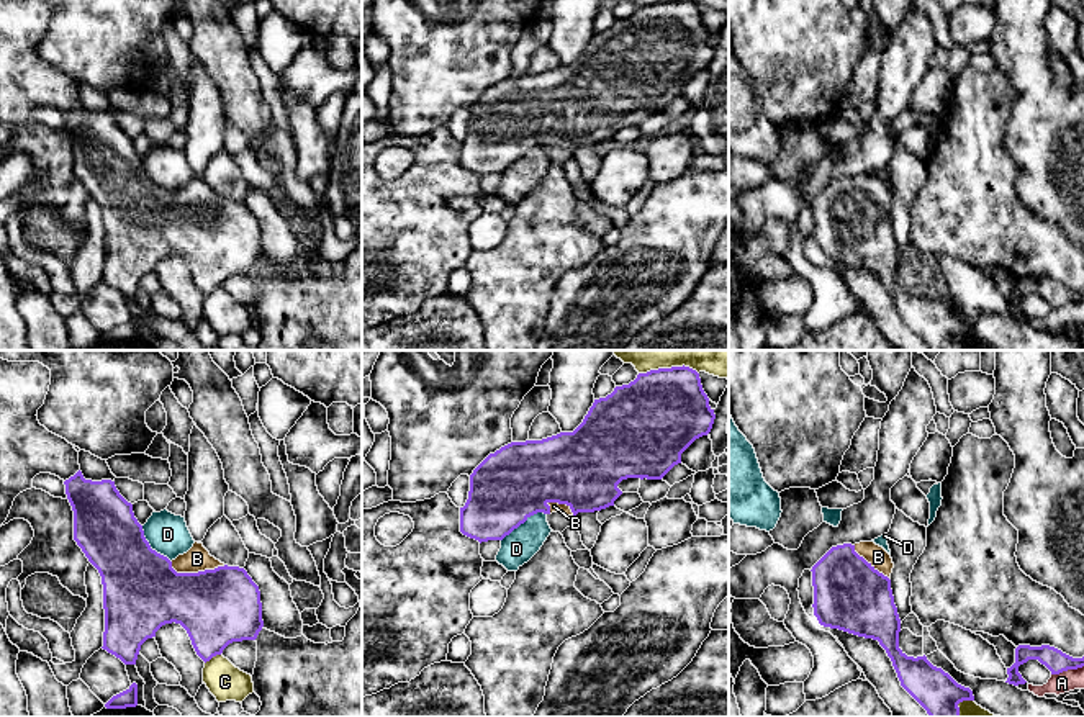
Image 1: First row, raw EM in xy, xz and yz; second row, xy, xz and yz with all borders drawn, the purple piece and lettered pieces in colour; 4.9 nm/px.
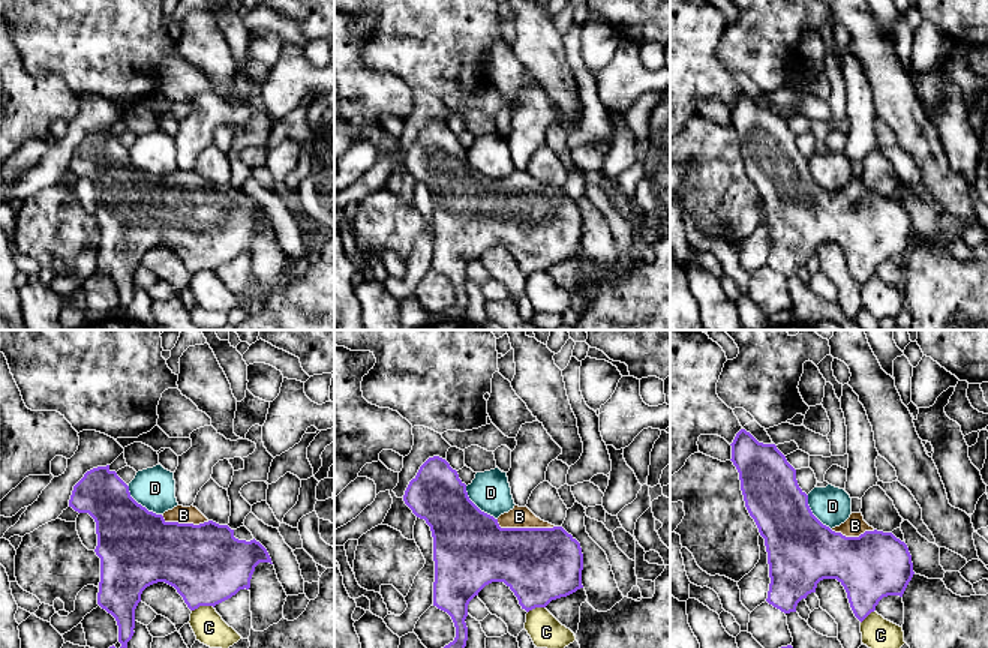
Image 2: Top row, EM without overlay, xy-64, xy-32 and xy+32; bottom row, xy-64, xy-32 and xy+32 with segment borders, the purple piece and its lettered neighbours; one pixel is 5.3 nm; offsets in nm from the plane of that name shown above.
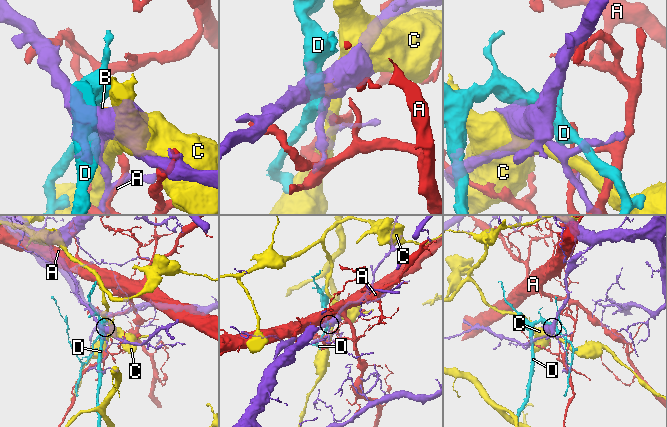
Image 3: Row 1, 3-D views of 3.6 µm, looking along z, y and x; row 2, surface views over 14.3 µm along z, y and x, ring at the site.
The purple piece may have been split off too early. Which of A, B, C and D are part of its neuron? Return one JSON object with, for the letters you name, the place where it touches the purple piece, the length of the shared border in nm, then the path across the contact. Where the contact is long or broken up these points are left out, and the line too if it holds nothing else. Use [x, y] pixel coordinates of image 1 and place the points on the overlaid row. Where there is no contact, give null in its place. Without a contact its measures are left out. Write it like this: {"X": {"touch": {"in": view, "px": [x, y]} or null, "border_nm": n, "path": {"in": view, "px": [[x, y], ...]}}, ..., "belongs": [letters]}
{"B": {"touch": {"in": "xy", "px": [198, 572]}, "border_nm": 280, "path": {"in": "xy", "px": [[220, 606], [198, 585], [198, 572], [197, 559]]}}, "belongs": ["B"]}

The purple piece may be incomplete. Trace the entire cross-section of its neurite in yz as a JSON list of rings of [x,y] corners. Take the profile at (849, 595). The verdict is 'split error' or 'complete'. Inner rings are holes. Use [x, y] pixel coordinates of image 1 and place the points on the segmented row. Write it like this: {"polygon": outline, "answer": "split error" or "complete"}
{"polygon": [[[874,542],[843,543],[832,547],[812,566],[814,616],[819,624],[858,637],[878,640],[897,673],[901,686],[927,710],[930,717],[960,717],[958,704],[974,701],[973,691],[958,684],[927,656],[907,656],[899,648],[901,619],[891,589],[894,563],[891,555]]], "answer": "split error"}

